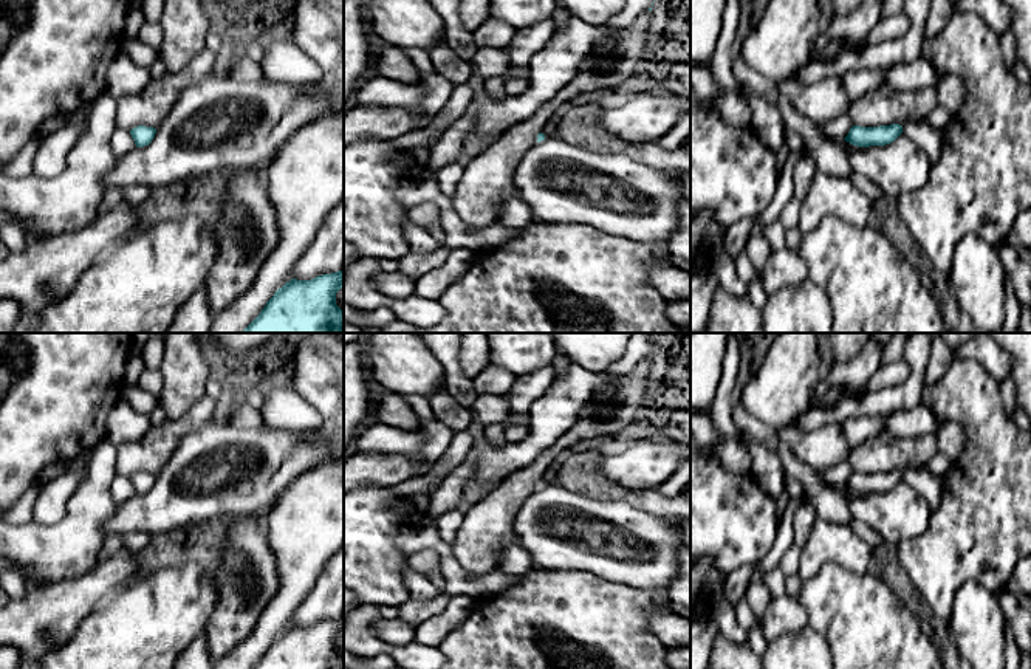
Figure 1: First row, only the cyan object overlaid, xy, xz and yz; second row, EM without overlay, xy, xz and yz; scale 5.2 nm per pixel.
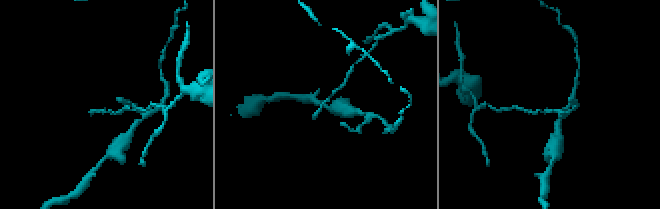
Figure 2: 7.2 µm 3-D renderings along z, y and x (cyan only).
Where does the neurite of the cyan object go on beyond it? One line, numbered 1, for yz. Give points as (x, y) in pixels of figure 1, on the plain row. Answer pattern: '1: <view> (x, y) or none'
1: none

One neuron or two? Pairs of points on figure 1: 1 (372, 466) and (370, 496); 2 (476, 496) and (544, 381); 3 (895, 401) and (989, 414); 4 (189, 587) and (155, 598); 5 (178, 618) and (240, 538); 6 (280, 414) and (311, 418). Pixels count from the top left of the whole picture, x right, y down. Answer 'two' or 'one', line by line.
1: two
2: two
3: two
4: one
5: two
6: one

